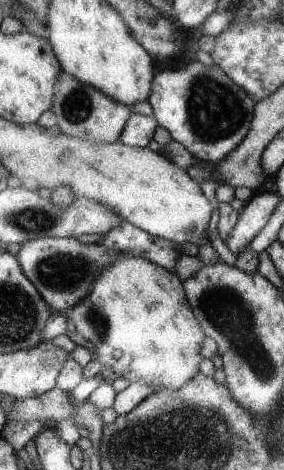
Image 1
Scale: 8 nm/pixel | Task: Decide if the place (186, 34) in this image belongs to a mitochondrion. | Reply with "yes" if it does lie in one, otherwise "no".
no

